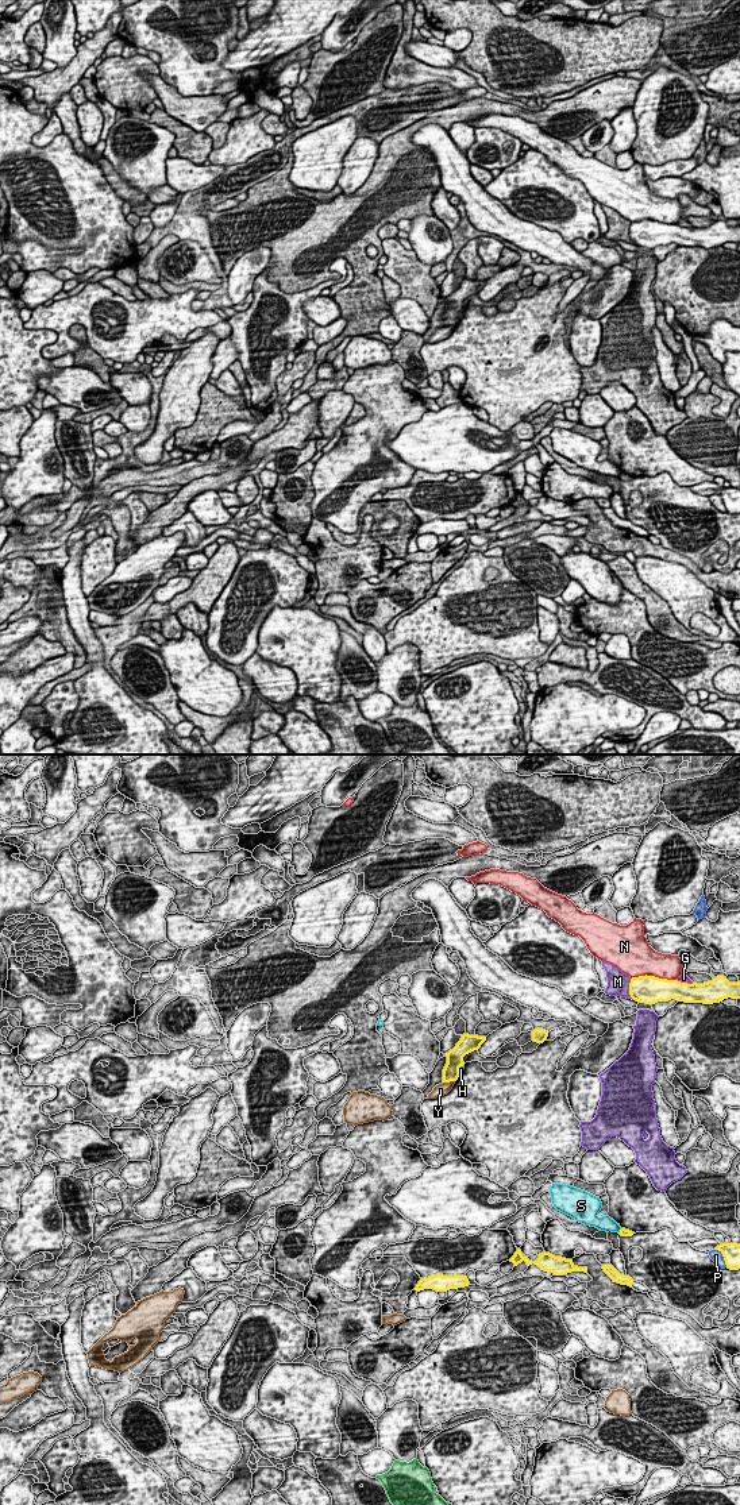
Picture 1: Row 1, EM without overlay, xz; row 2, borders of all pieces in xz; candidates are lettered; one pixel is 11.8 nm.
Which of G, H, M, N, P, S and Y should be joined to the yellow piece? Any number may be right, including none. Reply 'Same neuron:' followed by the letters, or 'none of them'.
Same neuron: none of them

